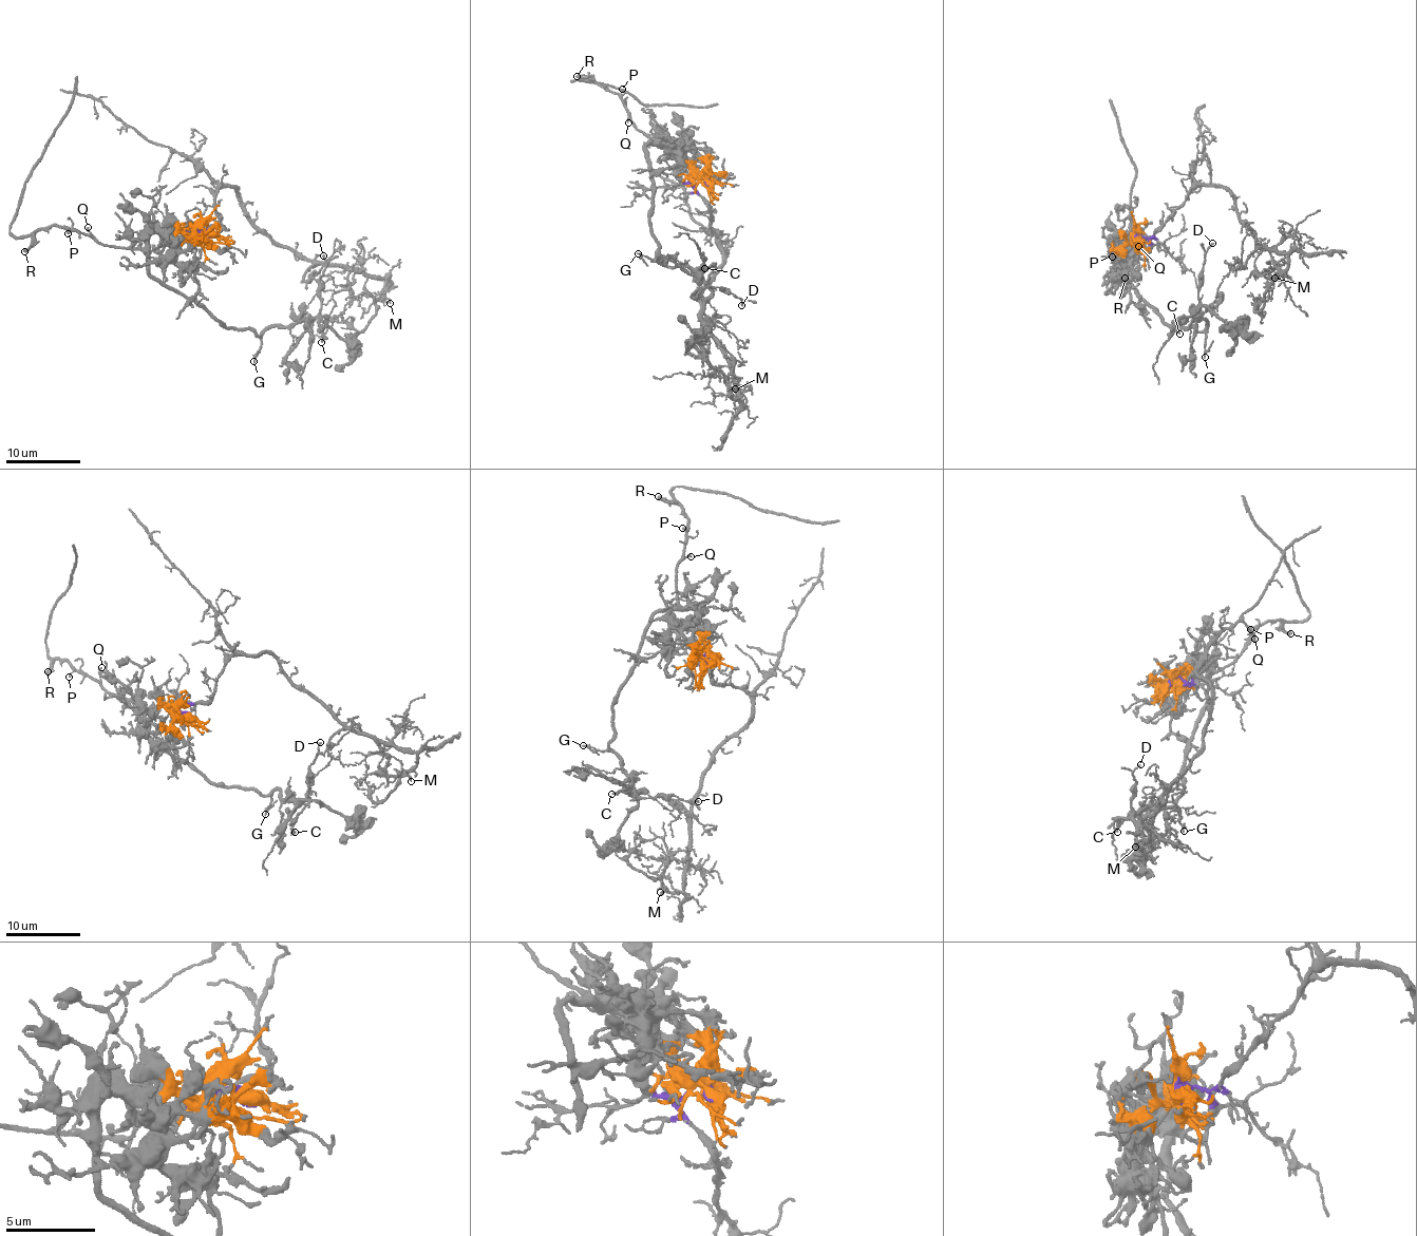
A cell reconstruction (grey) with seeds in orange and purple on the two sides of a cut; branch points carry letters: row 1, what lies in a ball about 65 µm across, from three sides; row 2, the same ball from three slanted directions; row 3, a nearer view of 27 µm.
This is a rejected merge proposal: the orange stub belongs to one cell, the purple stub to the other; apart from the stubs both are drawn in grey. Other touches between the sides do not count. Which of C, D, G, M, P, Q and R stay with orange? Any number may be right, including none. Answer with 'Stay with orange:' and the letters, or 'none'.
Stay with orange: C, D, G, P, Q, R

